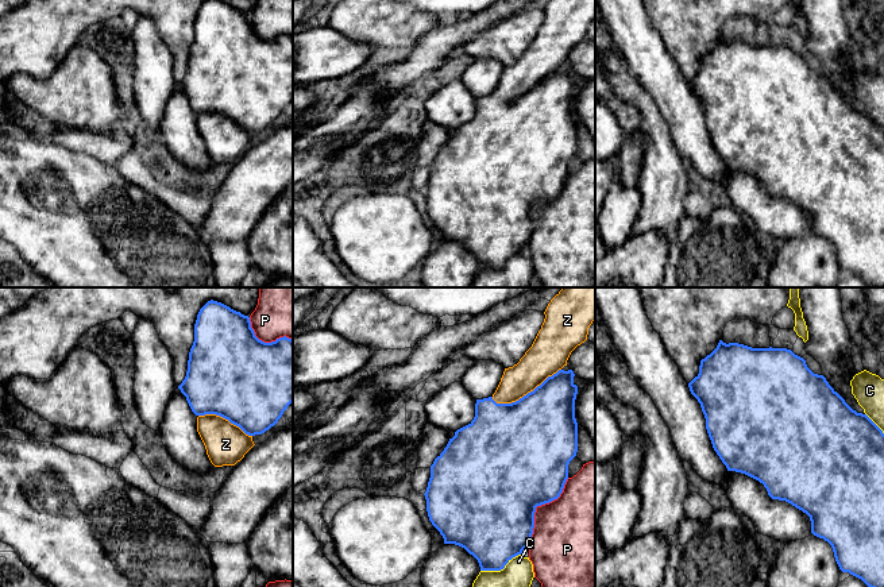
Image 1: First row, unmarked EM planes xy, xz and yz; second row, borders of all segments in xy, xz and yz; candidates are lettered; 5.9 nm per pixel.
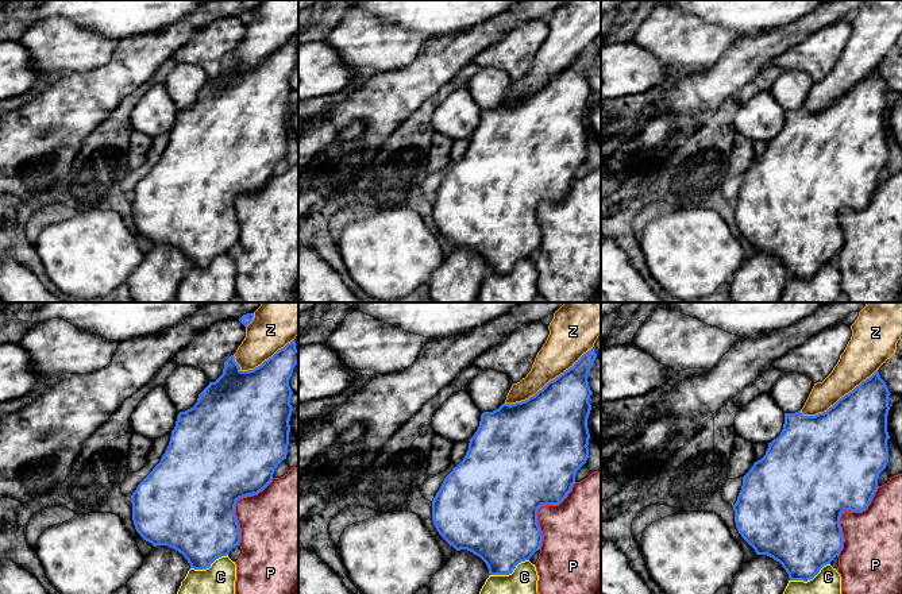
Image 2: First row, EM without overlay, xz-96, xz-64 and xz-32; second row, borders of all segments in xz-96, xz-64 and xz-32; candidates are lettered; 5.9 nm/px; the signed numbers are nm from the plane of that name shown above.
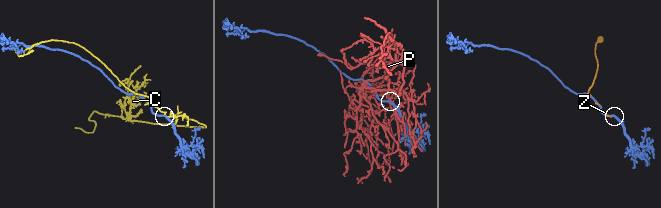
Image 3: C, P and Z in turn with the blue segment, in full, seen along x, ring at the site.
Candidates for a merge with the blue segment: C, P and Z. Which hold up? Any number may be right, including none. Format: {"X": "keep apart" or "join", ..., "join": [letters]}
{"C": "keep apart", "P": "keep apart", "Z": "join", "join": ["Z"]}

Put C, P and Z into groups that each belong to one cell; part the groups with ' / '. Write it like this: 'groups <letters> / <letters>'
groups C / P / Z

